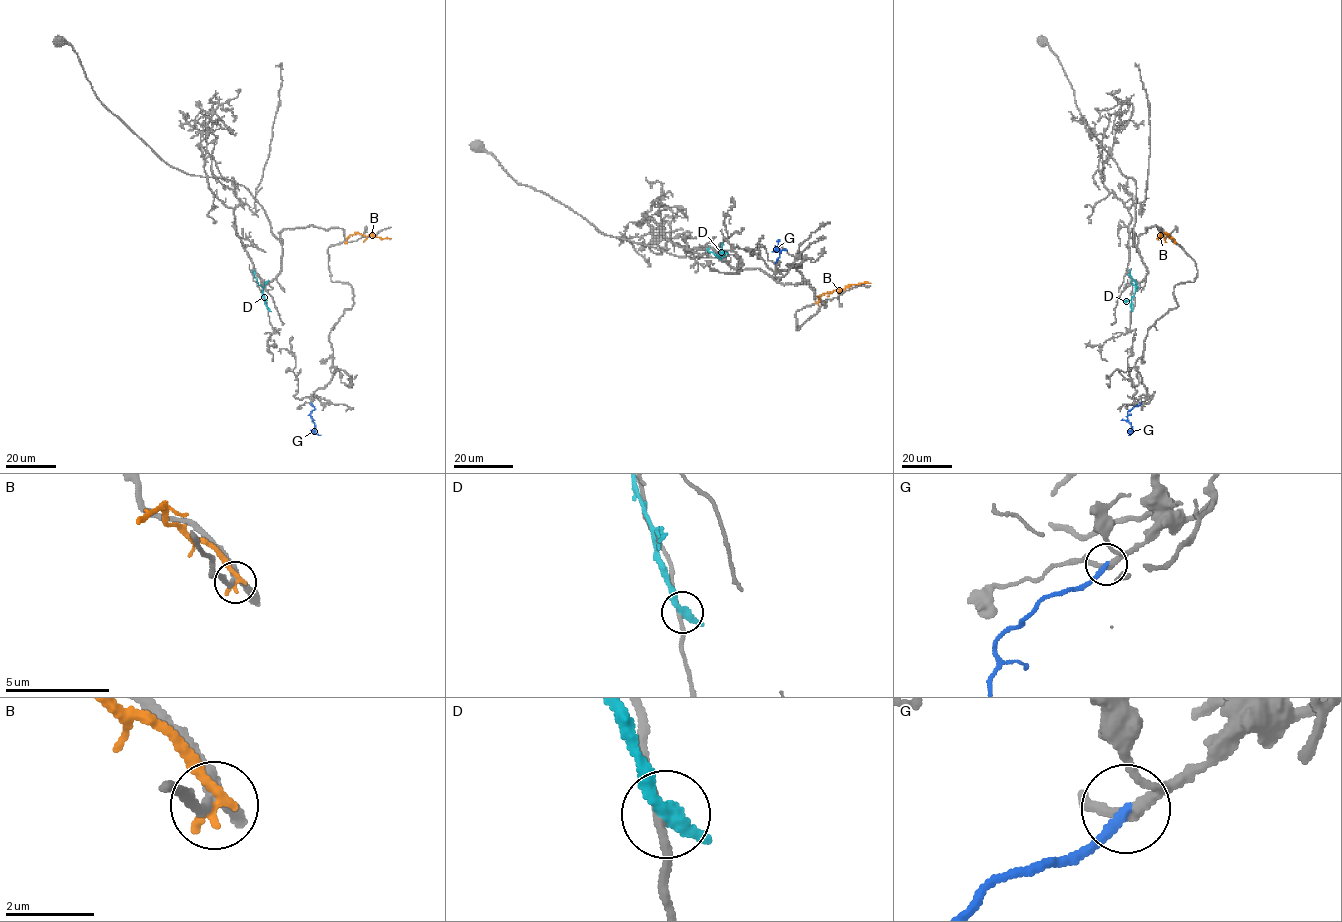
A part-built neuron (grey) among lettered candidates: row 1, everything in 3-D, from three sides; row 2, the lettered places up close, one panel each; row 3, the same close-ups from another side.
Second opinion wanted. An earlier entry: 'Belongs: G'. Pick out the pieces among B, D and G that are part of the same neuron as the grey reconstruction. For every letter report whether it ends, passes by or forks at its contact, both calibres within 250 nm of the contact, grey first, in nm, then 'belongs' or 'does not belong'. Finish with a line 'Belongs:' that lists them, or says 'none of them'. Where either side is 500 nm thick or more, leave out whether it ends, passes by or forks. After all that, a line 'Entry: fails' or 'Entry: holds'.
B: it ends there; 220 nm thick on the grey side, 280 nm on the other; does not belong
D: it ends there; 200 nm thick on the grey side, 420 nm on the other; does not belong
G: it ends there; 180 nm thick on the grey side, 240 nm on the other; belongs
Belongs: G
Entry: holds

